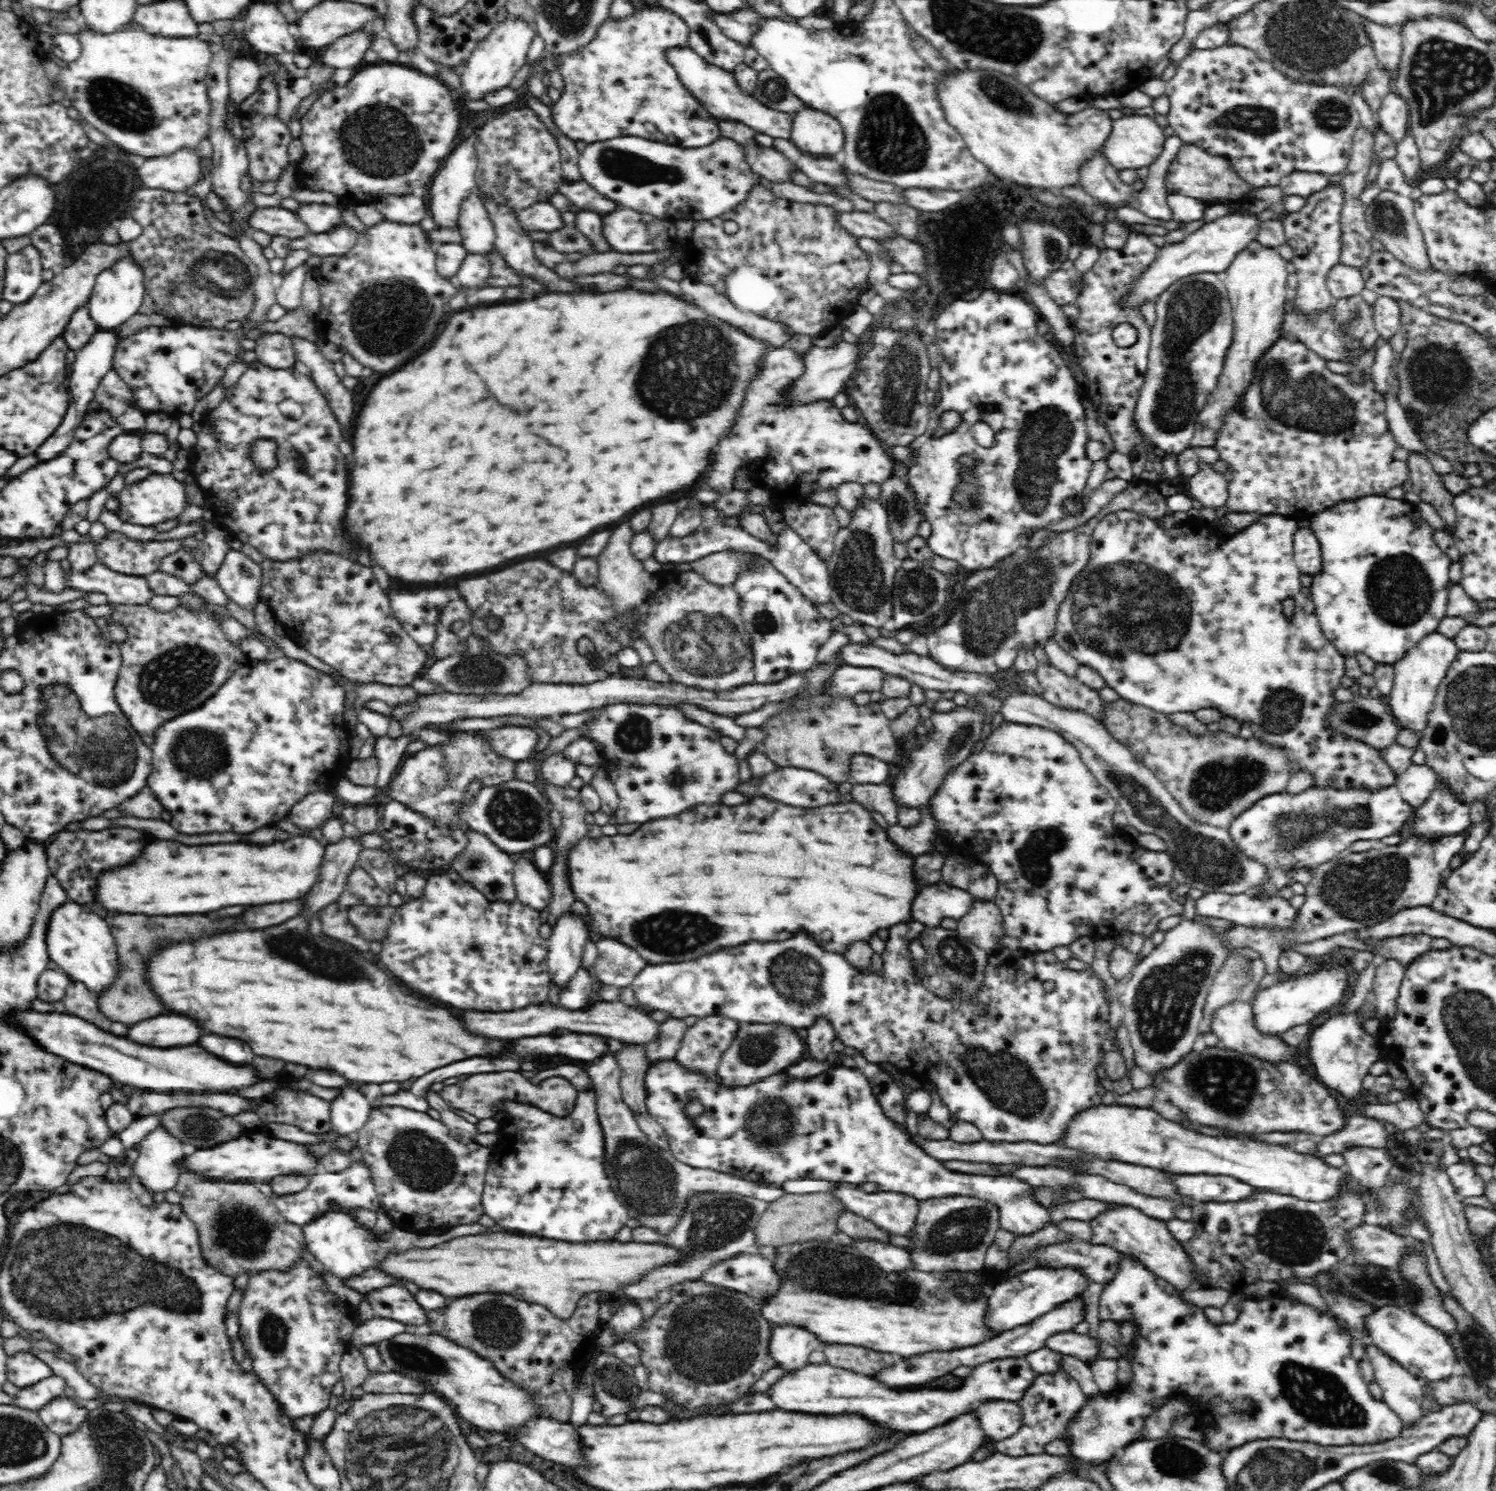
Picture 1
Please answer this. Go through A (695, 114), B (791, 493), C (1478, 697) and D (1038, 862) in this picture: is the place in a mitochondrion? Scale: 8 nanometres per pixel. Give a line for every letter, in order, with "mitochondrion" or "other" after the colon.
A: other
B: other
C: mitochondrion
D: mitochondrion

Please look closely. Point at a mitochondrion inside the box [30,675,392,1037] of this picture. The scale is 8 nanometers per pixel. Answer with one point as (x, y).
(94, 746)

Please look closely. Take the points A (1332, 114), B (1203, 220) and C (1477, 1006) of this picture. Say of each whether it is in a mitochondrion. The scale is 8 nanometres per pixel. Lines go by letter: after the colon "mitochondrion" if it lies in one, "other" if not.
A: mitochondrion
B: other
C: mitochondrion

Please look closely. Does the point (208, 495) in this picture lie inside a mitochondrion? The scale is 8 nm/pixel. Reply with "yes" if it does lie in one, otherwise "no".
no

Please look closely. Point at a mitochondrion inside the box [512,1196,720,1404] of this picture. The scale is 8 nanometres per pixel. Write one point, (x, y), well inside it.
(617, 1382)

